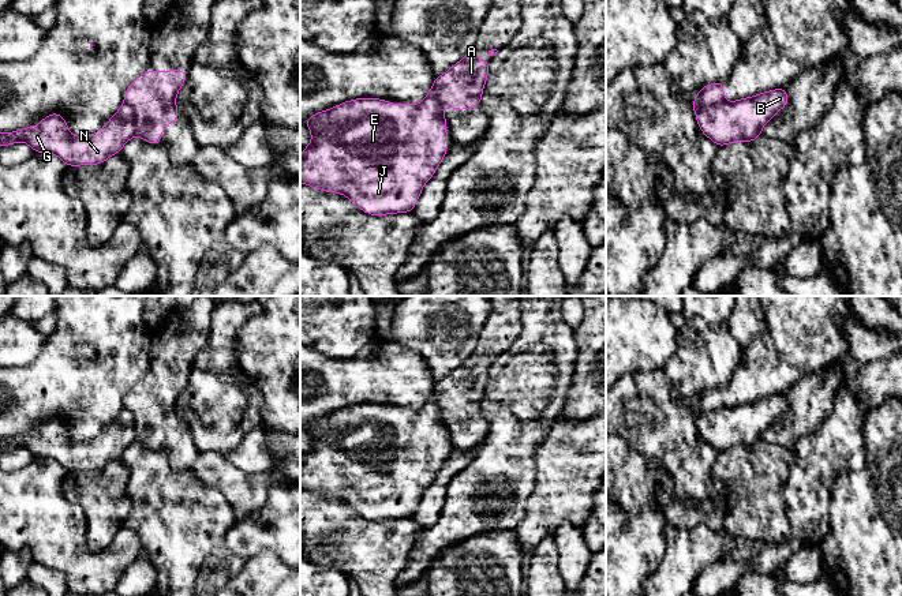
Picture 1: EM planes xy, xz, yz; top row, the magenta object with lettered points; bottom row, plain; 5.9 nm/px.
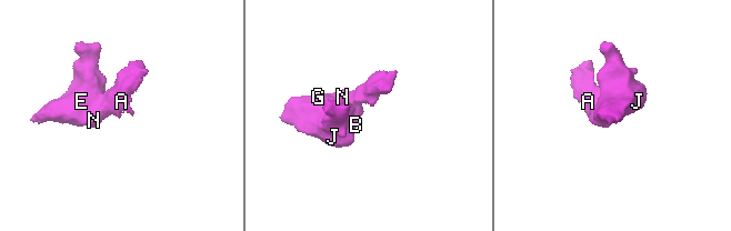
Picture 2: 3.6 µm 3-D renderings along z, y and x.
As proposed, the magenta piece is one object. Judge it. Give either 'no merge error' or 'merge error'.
merge error

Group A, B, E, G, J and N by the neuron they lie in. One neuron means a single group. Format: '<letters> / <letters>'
A / B E G J N

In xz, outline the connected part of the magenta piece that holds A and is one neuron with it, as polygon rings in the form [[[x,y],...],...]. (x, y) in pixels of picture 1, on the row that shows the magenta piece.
[[[472,48],[459,63],[445,74],[434,78],[438,104],[460,112],[469,106],[482,106],[482,94],[489,76],[490,60],[478,60],[478,49]]]

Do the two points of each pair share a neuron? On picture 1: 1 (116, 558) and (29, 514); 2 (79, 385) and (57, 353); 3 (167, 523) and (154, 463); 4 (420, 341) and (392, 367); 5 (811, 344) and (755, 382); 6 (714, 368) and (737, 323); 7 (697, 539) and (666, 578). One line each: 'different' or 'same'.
1: same
2: same
3: same
4: different
5: same
6: different
7: same

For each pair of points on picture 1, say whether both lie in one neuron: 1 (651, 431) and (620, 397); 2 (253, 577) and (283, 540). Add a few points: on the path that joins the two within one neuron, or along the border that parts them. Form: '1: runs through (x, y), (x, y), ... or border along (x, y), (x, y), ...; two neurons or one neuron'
1: runs through (646, 423), (628, 405); one neuron
2: border along (247, 558), (261, 551), (273, 551), (285, 563); two neurons

